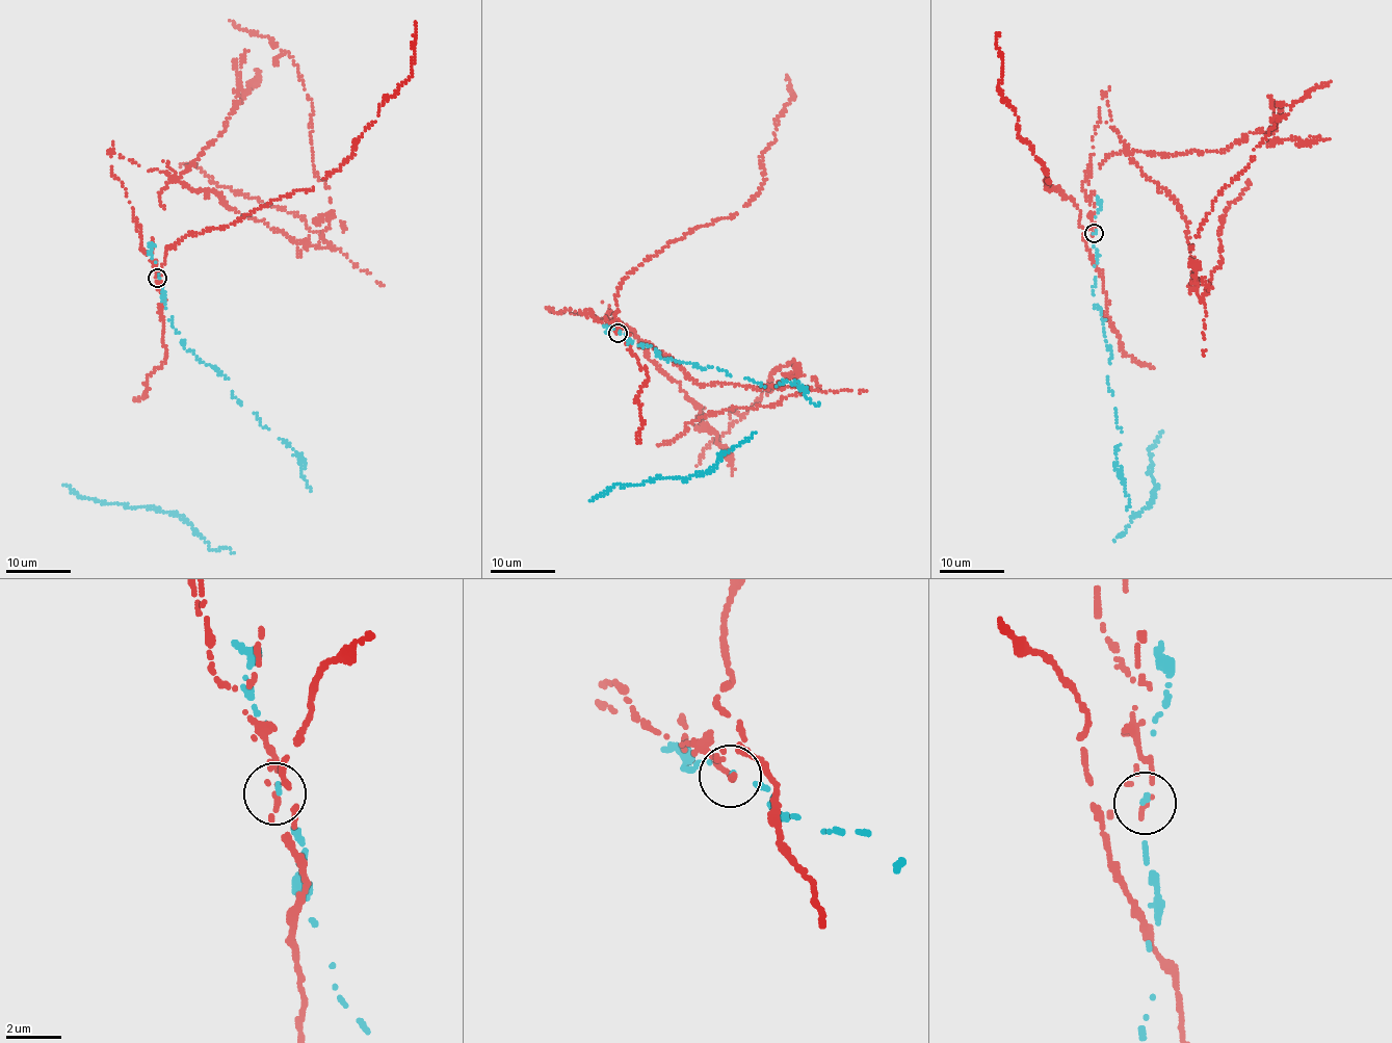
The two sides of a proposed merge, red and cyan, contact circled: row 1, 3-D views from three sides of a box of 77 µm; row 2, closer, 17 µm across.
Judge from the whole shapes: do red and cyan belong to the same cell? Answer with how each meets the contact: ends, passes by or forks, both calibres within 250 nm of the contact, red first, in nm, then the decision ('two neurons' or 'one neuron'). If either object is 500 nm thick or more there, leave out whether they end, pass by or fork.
red ends there; cyan ends there; 180 nm thick on the red side, 140 nm on the other; two neurons

